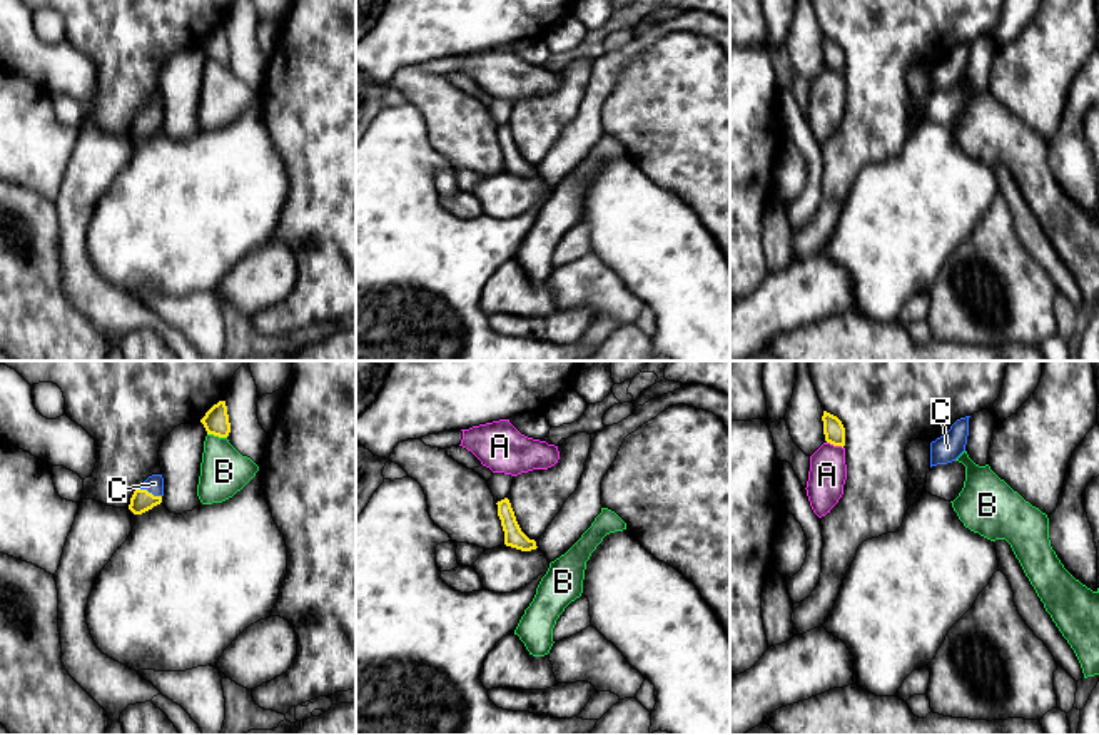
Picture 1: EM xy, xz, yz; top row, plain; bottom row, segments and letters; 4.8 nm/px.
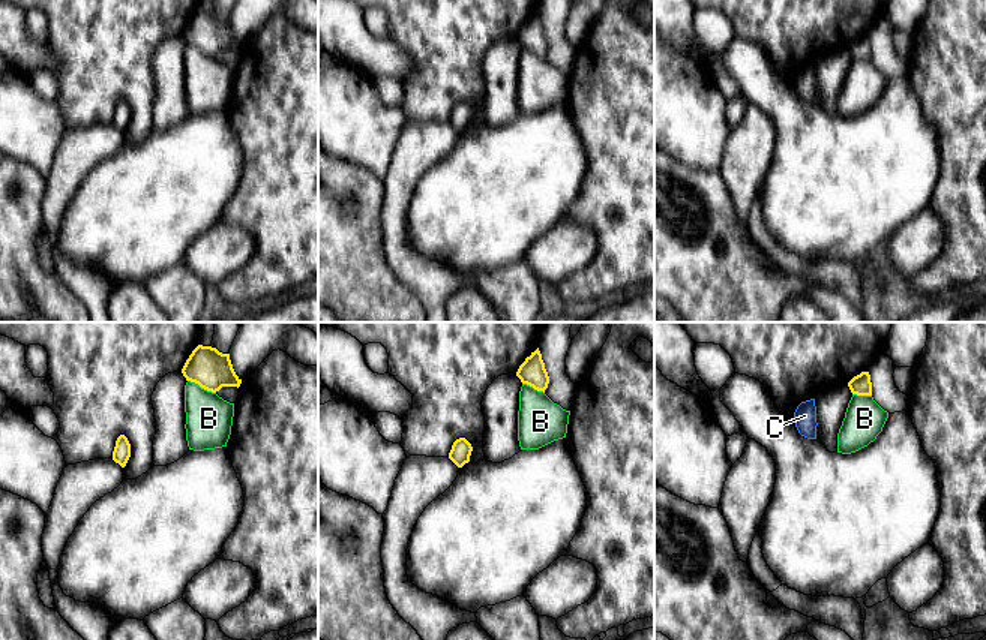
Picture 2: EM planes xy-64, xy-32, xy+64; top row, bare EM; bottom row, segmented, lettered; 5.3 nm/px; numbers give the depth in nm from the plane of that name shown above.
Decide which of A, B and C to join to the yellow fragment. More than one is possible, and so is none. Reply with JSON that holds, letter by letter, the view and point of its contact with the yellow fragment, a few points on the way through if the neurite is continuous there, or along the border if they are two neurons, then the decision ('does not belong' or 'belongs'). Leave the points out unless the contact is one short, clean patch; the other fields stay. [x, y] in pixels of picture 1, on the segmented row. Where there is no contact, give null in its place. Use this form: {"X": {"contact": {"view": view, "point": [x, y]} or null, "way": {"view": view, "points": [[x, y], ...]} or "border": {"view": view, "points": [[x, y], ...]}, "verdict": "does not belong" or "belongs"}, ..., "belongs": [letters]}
{"A": {"contact": {"view": "yz", "point": [835, 445]}, "verdict": "does not belong"}, "B": {"contact": {"view": "xy", "point": [217, 435]}, "verdict": "does not belong"}, "C": {"contact": {"view": "xy", "point": [147, 491]}, "way": {"view": "xy", "points": [[141, 501], [147, 491], [154, 483]]}, "verdict": "belongs"}, "belongs": ["C"]}

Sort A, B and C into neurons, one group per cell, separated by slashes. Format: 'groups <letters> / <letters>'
groups A / B / C

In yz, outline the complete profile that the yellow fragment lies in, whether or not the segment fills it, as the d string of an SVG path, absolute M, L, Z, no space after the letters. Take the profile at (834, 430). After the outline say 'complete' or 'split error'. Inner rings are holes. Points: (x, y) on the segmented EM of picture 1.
M823 411L822 421L823 421L825 441L833 446L843 448L845 446L845 428L842 421L827 411Z | complete

